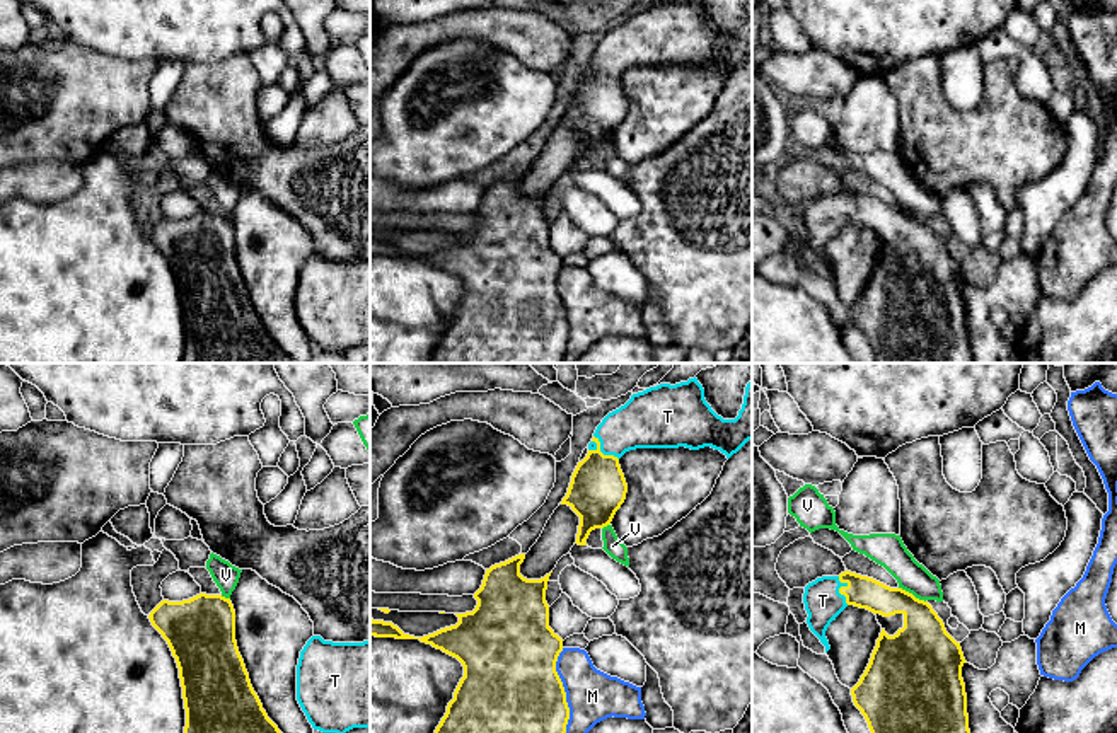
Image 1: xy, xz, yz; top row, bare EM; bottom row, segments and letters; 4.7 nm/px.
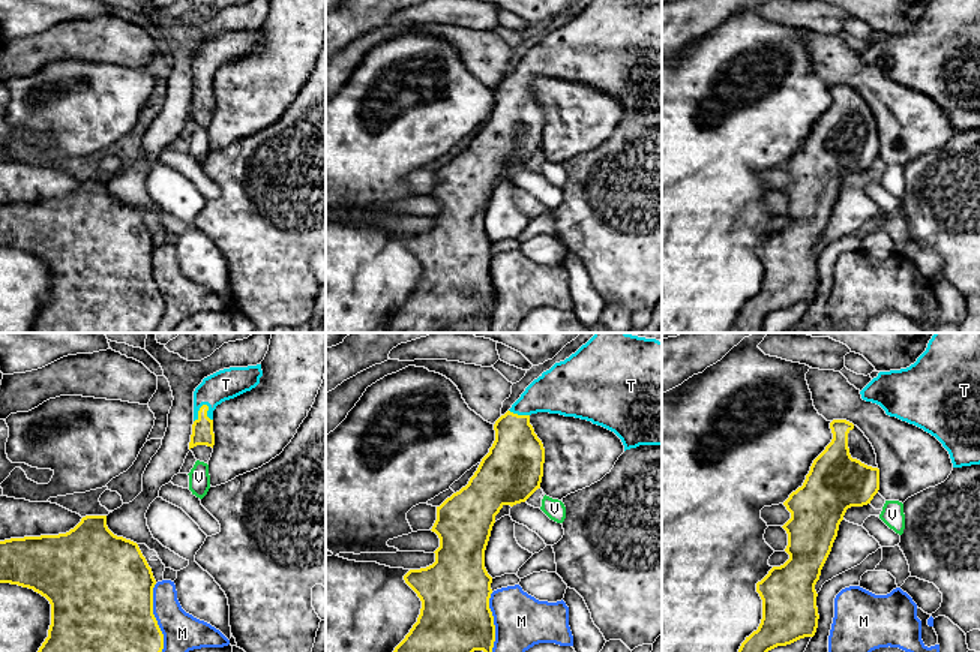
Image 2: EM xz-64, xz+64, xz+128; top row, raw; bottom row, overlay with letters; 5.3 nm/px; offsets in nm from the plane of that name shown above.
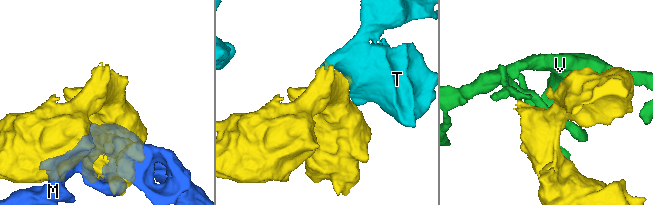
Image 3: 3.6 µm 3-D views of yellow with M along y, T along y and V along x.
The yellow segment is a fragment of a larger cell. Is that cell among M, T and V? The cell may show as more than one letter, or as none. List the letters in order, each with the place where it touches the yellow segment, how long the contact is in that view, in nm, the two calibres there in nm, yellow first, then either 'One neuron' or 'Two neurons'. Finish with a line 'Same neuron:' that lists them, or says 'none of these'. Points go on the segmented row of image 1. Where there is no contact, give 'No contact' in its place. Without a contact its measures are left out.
M: Touches yellow at xz (563, 691). Shared border 400 nm. Thickness 440 nm (yellow) against 240 nm. Two neurons
T: Touches yellow at xz (601, 452). Shared border 170 nm. Thickness 260 nm (yellow) against 240 nm. One neuron
V: Touches yellow at yz (911, 594). Shared border 150 nm. Thickness 260 nm (yellow) against 160 nm. Two neurons
Same neuron: T

